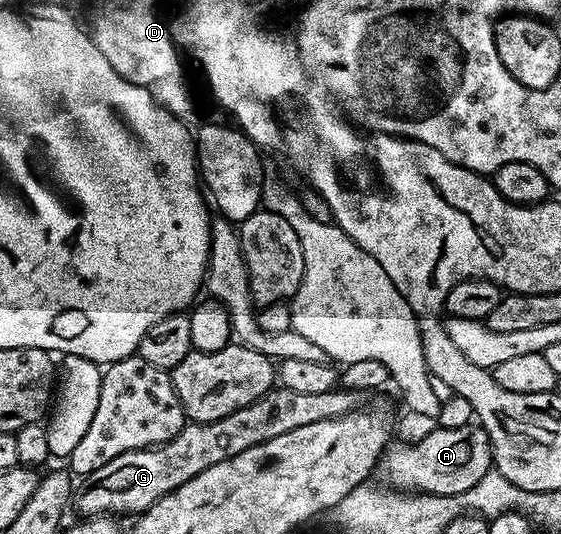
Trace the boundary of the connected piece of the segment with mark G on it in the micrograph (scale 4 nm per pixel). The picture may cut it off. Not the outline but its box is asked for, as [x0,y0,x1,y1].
[74,386,361,517]

